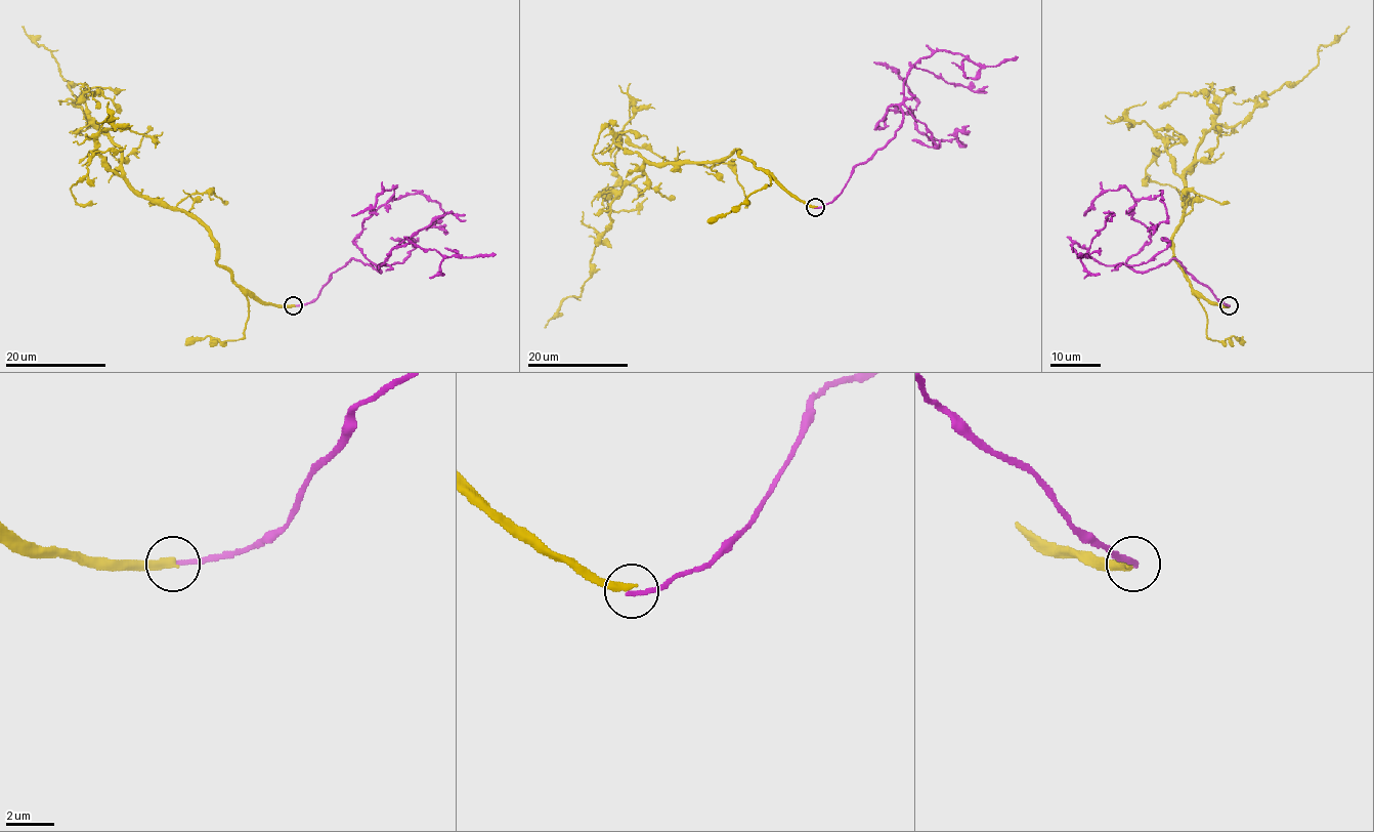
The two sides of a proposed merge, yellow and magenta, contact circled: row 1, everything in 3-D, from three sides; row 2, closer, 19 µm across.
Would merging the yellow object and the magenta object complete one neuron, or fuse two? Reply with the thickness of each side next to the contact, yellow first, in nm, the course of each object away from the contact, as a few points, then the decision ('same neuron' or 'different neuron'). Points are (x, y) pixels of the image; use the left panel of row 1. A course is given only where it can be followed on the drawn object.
320/200 nm | yellow via (294, 305), (263, 304), (217, 263), (202, 225), (140, 197), (122, 152), (88, 126), (53, 54), (22, 26) | magenta via (294, 305), (351, 259), (380, 272), (354, 240), (391, 199), (435, 200), (446, 234) | different neuron

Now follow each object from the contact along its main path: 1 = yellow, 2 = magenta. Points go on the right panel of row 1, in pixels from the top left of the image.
1: (1229, 305), (1211, 304), (1176, 263), (1186, 169), (1211, 128), (1299, 82), (1349, 26)
2: (1229, 305), (1176, 259), (1145, 272), (1127, 264), (1150, 240), (1133, 205), (1162, 193), (1167, 213), (1152, 234)

